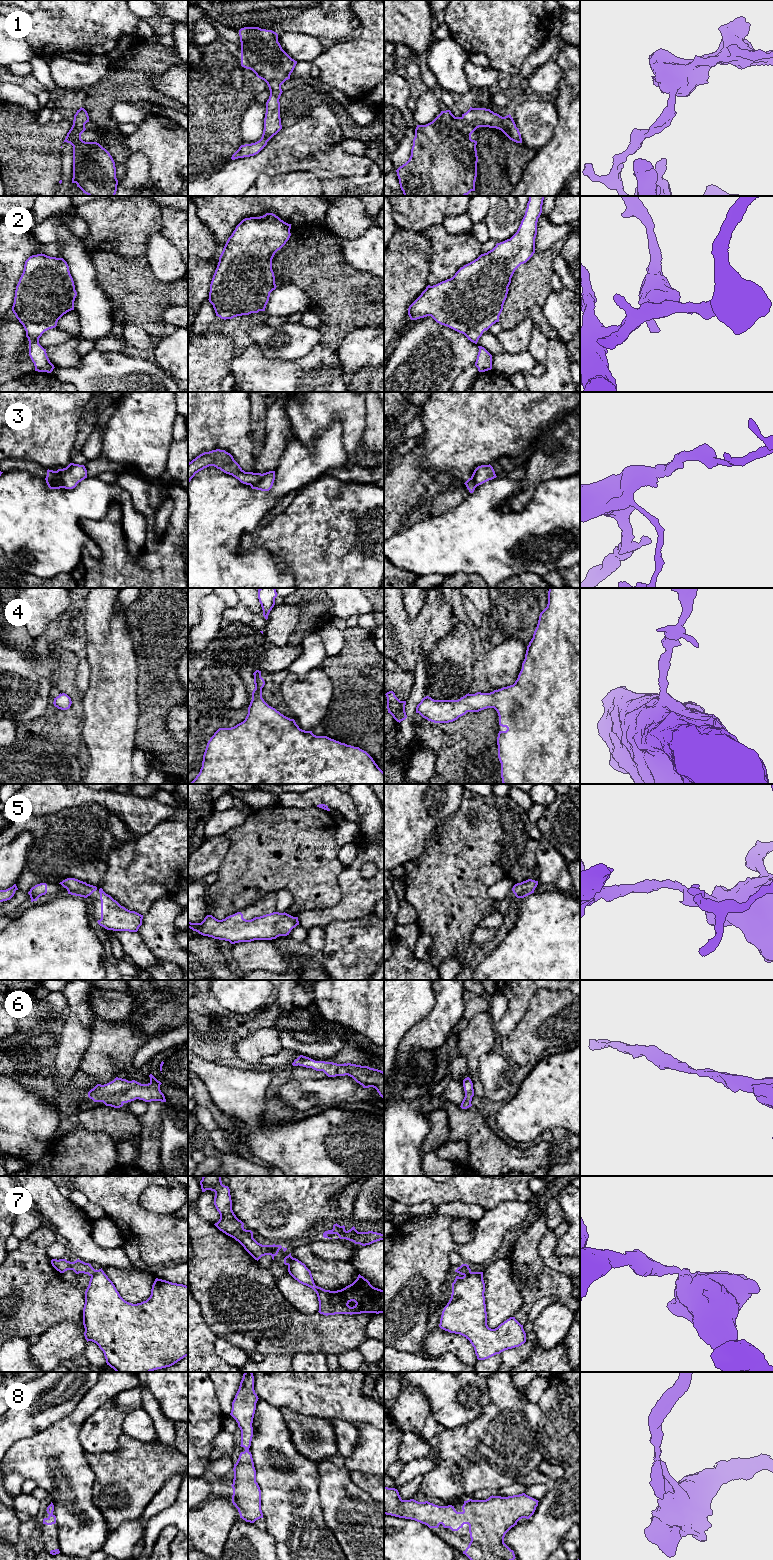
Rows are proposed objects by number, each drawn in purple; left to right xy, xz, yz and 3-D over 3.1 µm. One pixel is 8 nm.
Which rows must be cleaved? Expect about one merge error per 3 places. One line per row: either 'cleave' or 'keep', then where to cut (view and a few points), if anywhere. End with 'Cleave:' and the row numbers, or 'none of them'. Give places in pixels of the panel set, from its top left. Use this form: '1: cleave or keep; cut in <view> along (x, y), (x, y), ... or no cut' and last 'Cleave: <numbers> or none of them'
1: keep; no cut
2: keep; no cut
3: cleave; cut in xy along (46, 479), (53, 480), (62, 487)
4: keep; no cut
5: keep; no cut
6: keep; no cut
7: cleave; cut in xy along (97, 1270), (91, 1276)
8: keep; no cut
Cleave: 3, 7

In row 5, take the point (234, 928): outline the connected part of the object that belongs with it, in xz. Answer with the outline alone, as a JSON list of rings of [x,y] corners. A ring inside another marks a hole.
[[[237,912],[222,920],[207,915],[201,923],[188,921],[188,928],[193,931],[203,936],[229,941],[231,944],[287,936],[297,925],[298,917],[285,912],[273,912],[251,920],[244,919],[243,914]]]

